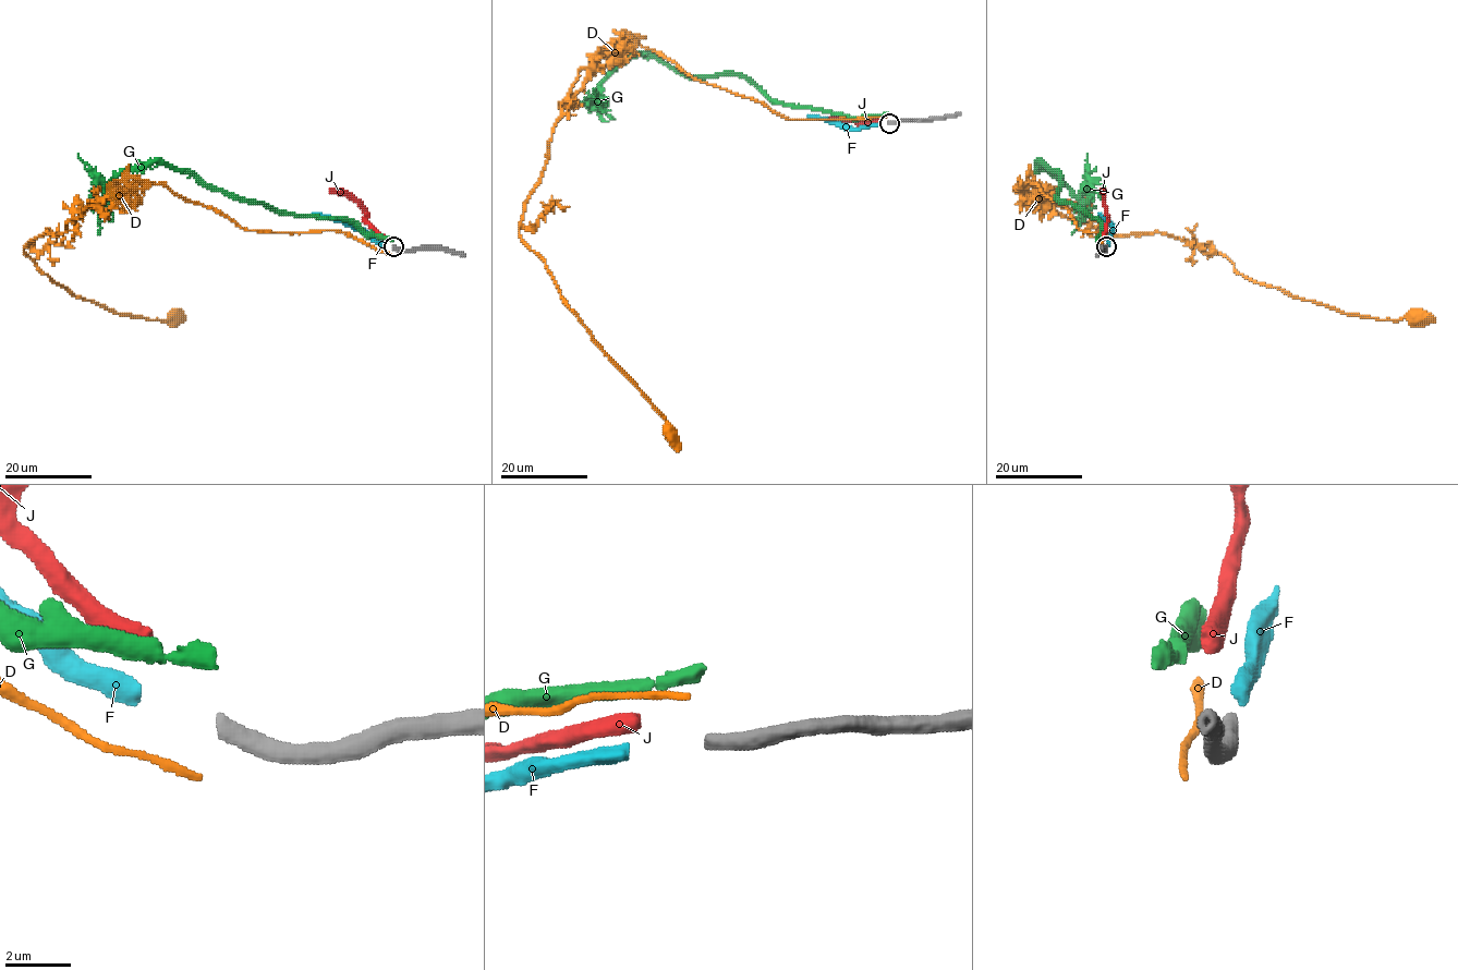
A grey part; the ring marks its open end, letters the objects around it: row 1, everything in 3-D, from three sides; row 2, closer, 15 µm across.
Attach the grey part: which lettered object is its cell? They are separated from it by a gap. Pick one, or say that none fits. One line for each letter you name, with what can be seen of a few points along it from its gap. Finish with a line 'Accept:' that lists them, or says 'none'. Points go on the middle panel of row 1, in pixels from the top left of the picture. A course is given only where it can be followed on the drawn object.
F: it runs (878, 124), (849, 129), (823, 118), (806, 116)
Accept: F

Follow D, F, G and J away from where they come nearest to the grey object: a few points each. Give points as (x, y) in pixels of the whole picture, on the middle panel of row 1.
D: (885, 117), (785, 119), (692, 79), (638, 35), (614, 39), (579, 72), (519, 235), (594, 341), (672, 434)
F: (878, 124), (849, 129), (823, 118), (806, 116)
G: (887, 114), (846, 118), (774, 104), (742, 77), (688, 77), (651, 56), (633, 56), (592, 104), (573, 105)
J: (879, 121), (860, 123), (824, 118)

